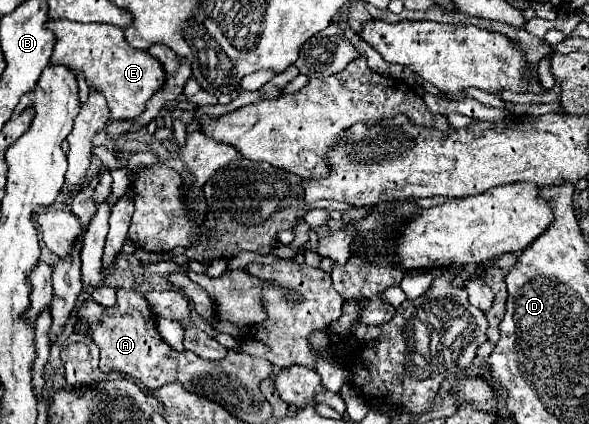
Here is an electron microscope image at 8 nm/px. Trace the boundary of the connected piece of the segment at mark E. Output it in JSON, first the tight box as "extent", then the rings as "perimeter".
{"extent":[46,20,162,120],"perimeter":[[[50,20],[50,24],[46,26],[56,34],[56,40],[58,40],[54,46],[50,64],[64,64],[70,70],[82,70],[86,74],[88,86],[104,92],[108,100],[110,116],[114,120],[134,120],[138,114],[144,112],[146,100],[150,100],[150,96],[154,96],[154,92],[162,88],[162,66],[146,50],[132,48],[124,38],[122,28],[112,24],[82,24],[82,22],[70,22],[70,20]]]}

